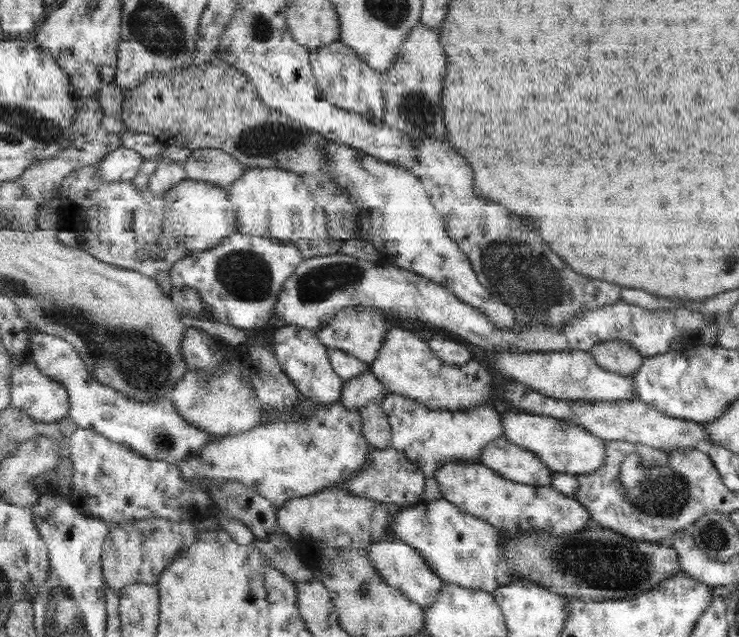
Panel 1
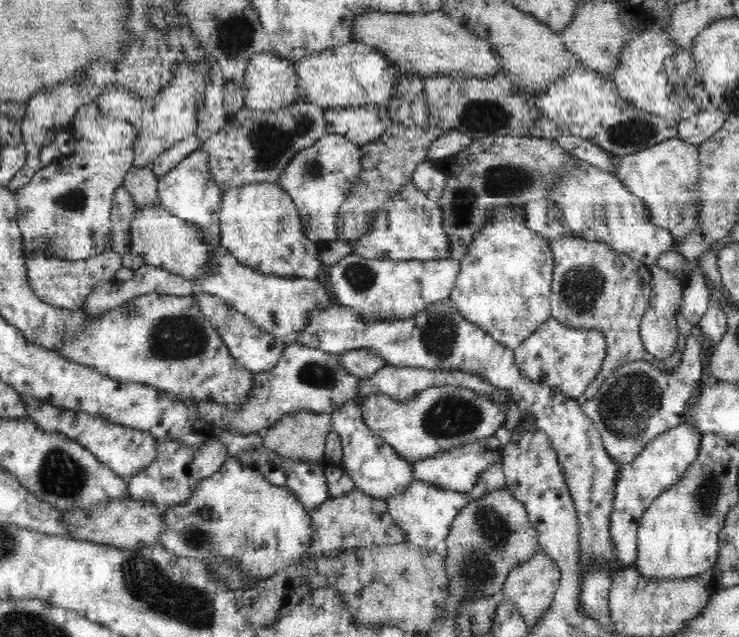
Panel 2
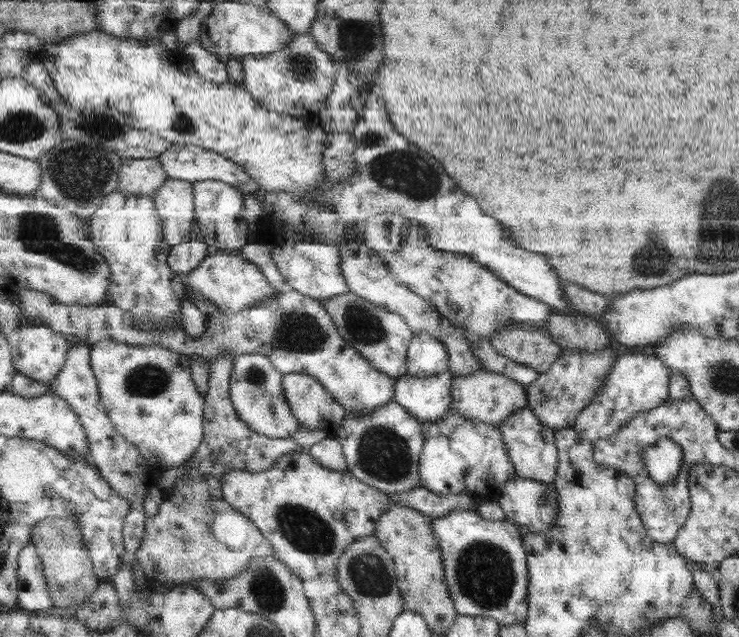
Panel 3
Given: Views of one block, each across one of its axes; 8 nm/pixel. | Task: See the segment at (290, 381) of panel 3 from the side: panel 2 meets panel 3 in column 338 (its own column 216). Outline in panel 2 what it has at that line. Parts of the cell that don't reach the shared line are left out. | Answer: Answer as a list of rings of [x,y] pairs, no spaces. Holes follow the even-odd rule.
[[[292,343],[287,346],[283,356],[272,370],[262,371],[253,376],[253,383],[251,384],[251,389],[247,394],[246,400],[242,401],[241,405],[235,411],[234,409],[230,409],[226,403],[212,401],[212,399],[192,401],[189,404],[193,405],[193,410],[195,410],[196,414],[199,414],[202,422],[212,424],[212,428],[221,428],[221,430],[225,430],[226,432],[243,434],[244,436],[254,432],[263,434],[285,414],[295,413],[300,409],[308,409],[315,413],[331,414],[331,412],[340,408],[344,403],[350,400],[356,401],[356,398],[360,396],[360,384],[365,379],[360,377],[360,375],[354,375],[354,373],[348,371],[342,365],[340,359],[340,355],[330,354],[318,348],[309,348]]]

